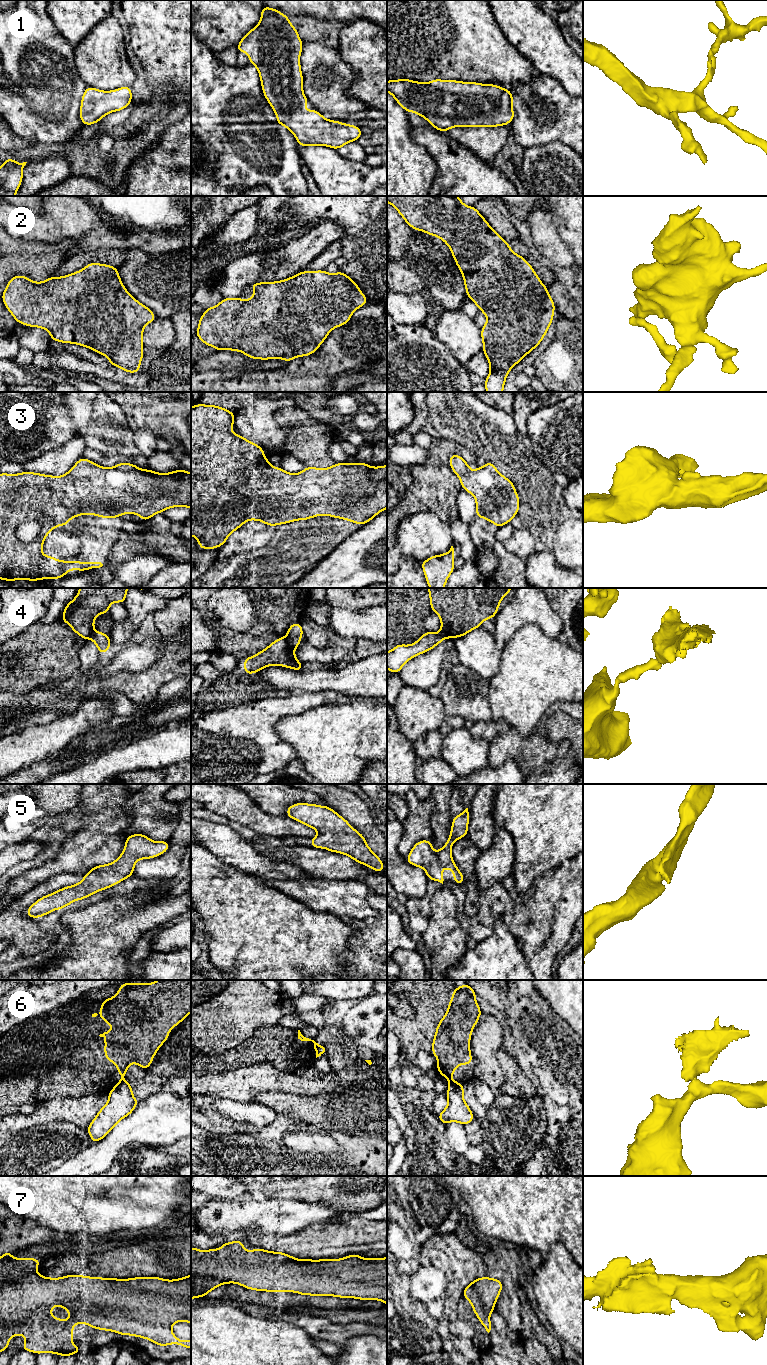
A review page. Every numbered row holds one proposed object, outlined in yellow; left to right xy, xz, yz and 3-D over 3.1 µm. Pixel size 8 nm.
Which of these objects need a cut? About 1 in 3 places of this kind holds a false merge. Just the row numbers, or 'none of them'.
4, 6

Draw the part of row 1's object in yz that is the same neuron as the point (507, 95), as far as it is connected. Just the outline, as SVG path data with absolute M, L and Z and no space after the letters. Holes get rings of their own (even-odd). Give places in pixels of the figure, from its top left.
M399 79L387 81L387 91L404 110L420 115L441 132L449 131L452 127L507 126L515 116L512 92L494 84L441 79L421 83Z

